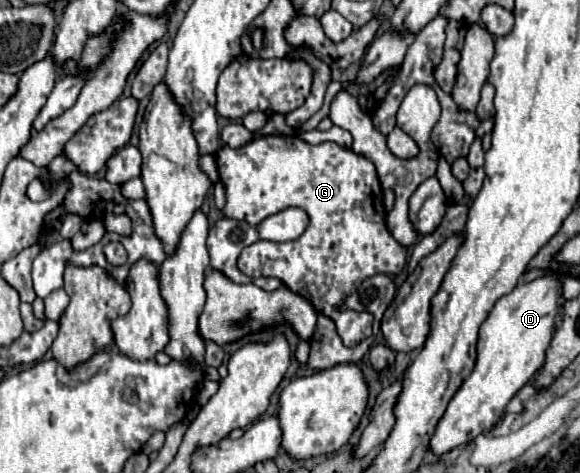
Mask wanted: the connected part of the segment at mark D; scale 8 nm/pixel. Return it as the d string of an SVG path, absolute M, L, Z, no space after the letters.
M543 276L531 284L519 284L495 304L479 330L475 368L449 400L445 414L437 422L429 440L431 454L451 452L453 448L469 444L479 434L487 434L497 426L497 422L505 416L511 398L545 362L545 352L551 344L555 320L563 302L561 282L555 276Z

